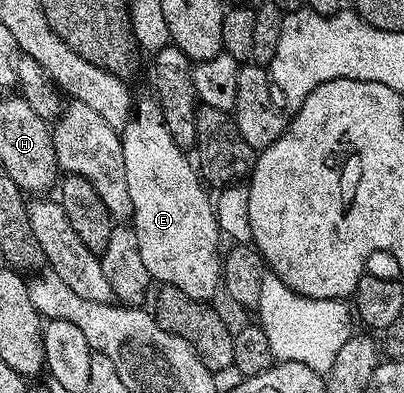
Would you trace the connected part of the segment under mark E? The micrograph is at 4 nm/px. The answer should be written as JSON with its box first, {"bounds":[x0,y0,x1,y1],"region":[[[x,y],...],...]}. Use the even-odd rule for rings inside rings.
{"bounds":[120,99,222,301],"region":[[[153,99],[147,101],[140,100],[137,102],[136,108],[133,110],[133,116],[126,125],[125,129],[120,133],[122,139],[122,150],[124,151],[124,175],[128,178],[128,195],[132,199],[132,207],[134,215],[132,218],[132,228],[136,231],[136,240],[140,243],[140,256],[144,259],[144,267],[148,267],[151,278],[155,282],[162,285],[171,285],[172,287],[180,287],[180,291],[184,291],[184,295],[192,295],[192,299],[197,301],[210,301],[214,292],[219,292],[220,282],[222,279],[222,257],[220,249],[218,253],[218,237],[220,238],[220,230],[218,228],[218,220],[214,214],[214,201],[209,197],[207,186],[204,184],[199,170],[196,168],[195,162],[188,158],[187,150],[181,149],[172,139],[172,135],[168,135],[168,127],[164,123],[162,113],[158,110],[158,102]]]}

